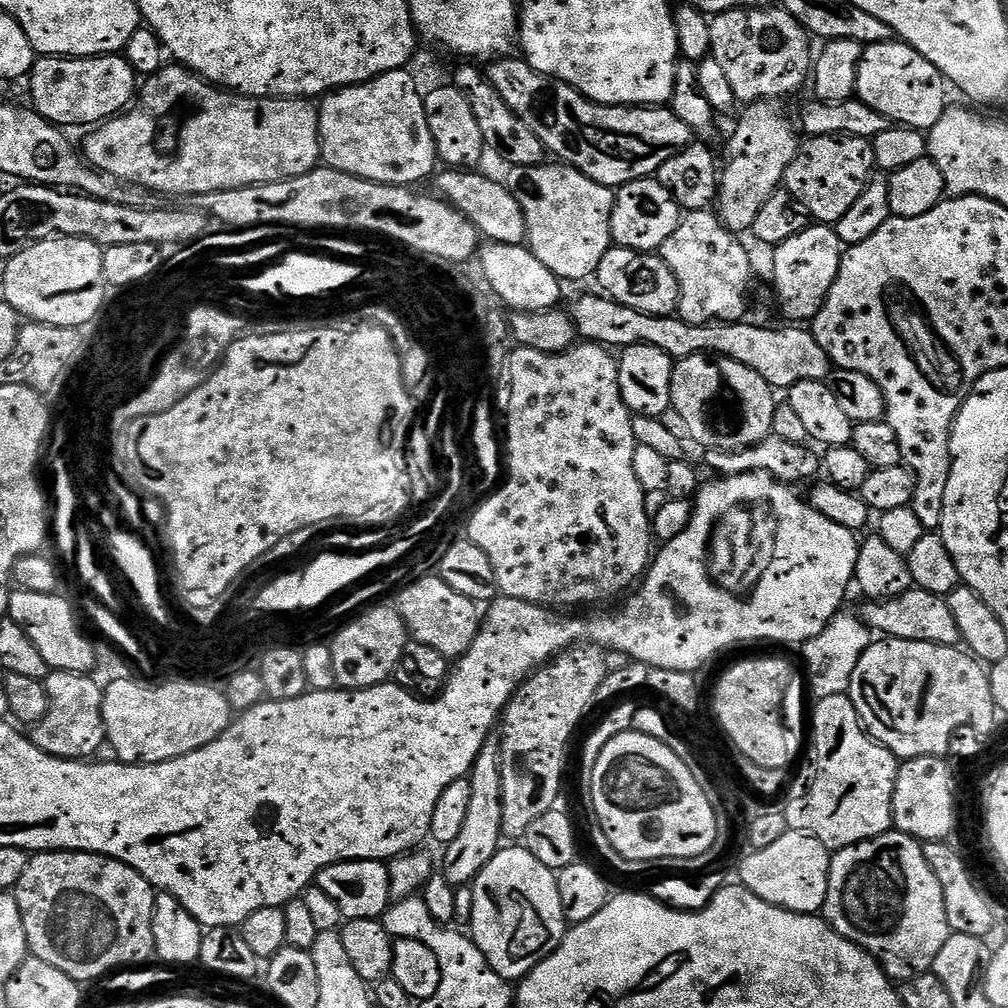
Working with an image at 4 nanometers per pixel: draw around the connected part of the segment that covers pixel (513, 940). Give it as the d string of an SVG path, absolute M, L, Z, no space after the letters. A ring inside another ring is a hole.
M524 846L501 847L470 884L472 929L470 935L490 966L509 982L519 982L558 950L566 921L558 898L556 872L534 858Z

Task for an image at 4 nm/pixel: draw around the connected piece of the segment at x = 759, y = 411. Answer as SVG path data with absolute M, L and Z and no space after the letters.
M708 354L681 356L675 361L672 370L671 411L682 414L690 426L690 437L713 452L741 452L752 448L772 435L774 410L778 403L777 393L750 366L727 358L713 358Z

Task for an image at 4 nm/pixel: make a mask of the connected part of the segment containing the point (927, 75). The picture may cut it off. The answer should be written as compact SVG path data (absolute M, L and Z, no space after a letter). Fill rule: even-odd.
M903 42L869 44L858 70L856 96L889 122L905 128L927 130L942 118L946 81L928 59Z

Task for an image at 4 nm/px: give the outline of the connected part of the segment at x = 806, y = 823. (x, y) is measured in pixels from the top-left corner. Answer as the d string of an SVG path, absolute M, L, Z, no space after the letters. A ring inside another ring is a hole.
M848 695L831 696L825 700L816 700L814 706L816 706L816 709L812 712L812 785L810 785L805 792L800 792L797 796L790 797L788 805L783 805L782 811L791 831L804 832L808 836L818 838L818 842L822 842L830 850L849 848L863 840L881 836L884 832L889 831L889 829L893 827L892 799L894 798L898 760L897 757L892 755L890 749L883 748L877 740L873 740L872 737L868 735L864 725L860 723L860 716L856 713L856 708L852 705L852 699L850 699Z

